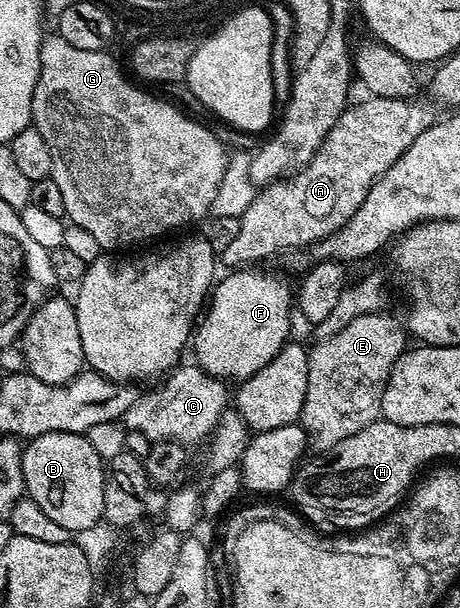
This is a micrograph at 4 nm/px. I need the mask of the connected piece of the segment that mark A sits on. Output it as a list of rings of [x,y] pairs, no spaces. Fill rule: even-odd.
[[[371,96],[367,100],[359,105],[351,104],[343,111],[332,131],[328,131],[324,143],[320,143],[309,165],[281,181],[271,181],[257,194],[254,204],[248,207],[248,211],[244,211],[240,219],[240,235],[236,235],[236,239],[232,239],[228,247],[224,247],[220,255],[221,264],[223,261],[230,265],[228,267],[250,267],[255,264],[253,261],[262,261],[273,253],[286,253],[289,249],[300,248],[301,245],[315,245],[317,241],[324,240],[340,227],[344,227],[344,223],[348,223],[360,203],[364,203],[368,191],[385,175],[388,167],[392,167],[392,163],[396,163],[396,159],[400,159],[400,155],[404,155],[404,151],[412,147],[414,140],[436,120],[435,114],[430,114],[429,107],[421,105],[415,99]]]

